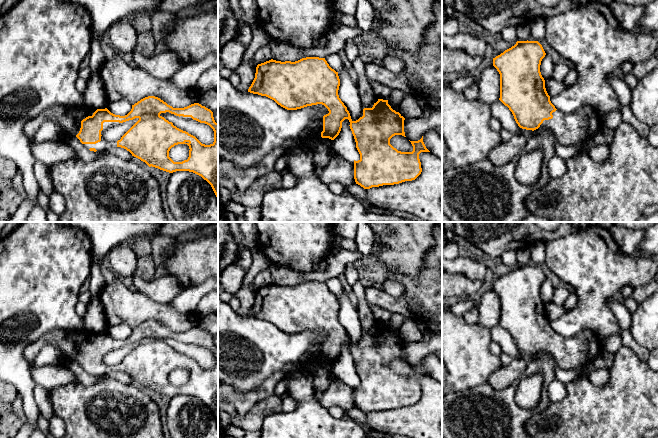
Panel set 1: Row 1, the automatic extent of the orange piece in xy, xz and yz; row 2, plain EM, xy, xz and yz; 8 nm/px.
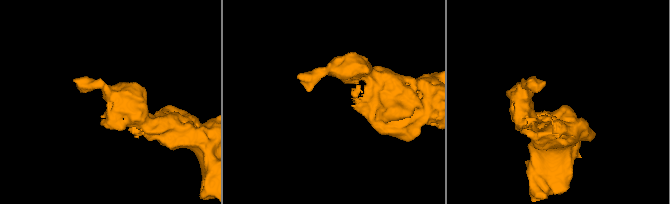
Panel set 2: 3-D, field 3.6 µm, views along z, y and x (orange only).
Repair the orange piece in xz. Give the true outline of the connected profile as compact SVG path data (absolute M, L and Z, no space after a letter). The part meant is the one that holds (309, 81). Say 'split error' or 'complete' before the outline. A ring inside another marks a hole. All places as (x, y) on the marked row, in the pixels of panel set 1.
split error; M306 57L295 62L271 59L257 65L255 78L248 92L266 96L287 110L297 110L317 104L322 104L328 109L328 114L317 117L303 129L295 144L309 147L307 139L311 135L334 140L341 131L342 122L348 119L360 154L360 159L354 160L354 179L356 184L364 189L415 180L422 172L419 154L430 152L423 142L423 136L418 141L410 141L413 146L412 152L398 151L390 144L390 139L395 135L406 137L405 118L391 108L388 100L378 99L372 108L363 109L362 117L353 121L347 107L339 98L339 86L338 72L329 66L325 58Z

